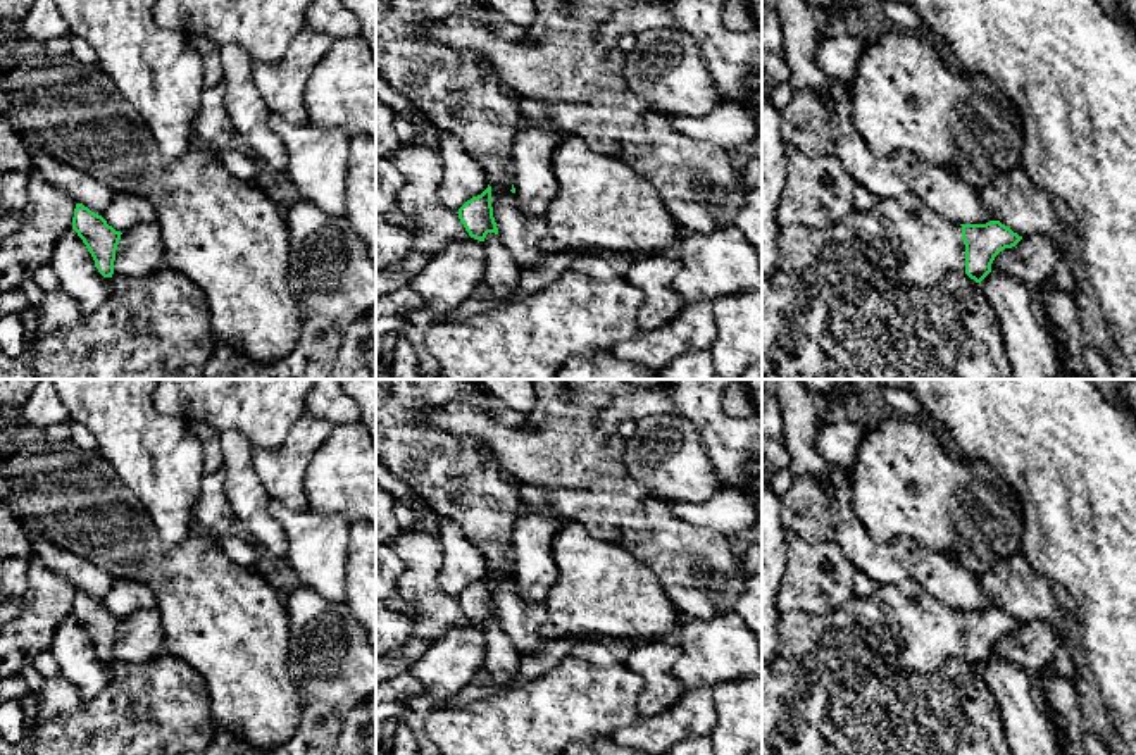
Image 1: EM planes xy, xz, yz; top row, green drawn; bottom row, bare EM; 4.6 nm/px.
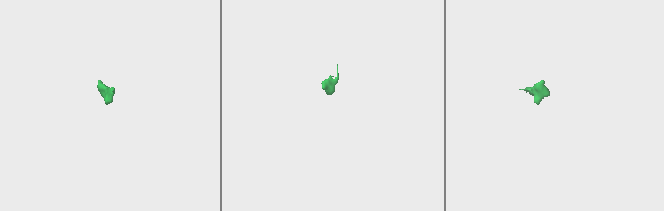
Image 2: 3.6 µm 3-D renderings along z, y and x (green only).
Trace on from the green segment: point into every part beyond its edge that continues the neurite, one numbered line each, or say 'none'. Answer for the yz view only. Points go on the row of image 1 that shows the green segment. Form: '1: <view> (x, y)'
1: yz (881, 295)

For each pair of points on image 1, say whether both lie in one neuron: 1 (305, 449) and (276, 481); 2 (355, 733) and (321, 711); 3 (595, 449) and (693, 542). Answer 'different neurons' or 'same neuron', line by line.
1: same neuron
2: different neurons
3: same neuron

